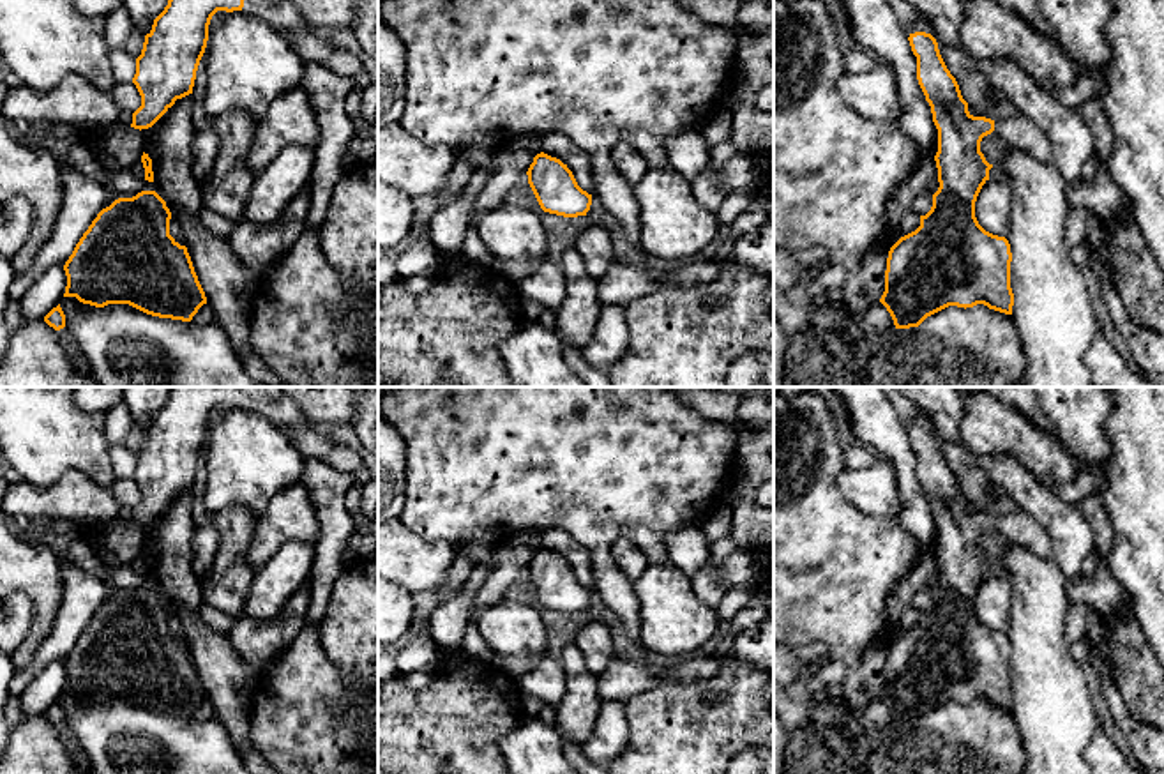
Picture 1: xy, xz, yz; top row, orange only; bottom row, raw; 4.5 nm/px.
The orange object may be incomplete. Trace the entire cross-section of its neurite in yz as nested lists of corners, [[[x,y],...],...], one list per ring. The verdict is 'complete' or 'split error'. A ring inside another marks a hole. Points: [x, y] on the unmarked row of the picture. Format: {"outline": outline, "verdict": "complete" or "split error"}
{"outline": [[[915,428],[908,433],[913,451],[917,452],[917,475],[931,502],[933,518],[938,525],[938,548],[934,551],[940,583],[933,590],[933,603],[920,611],[920,622],[901,633],[888,647],[885,666],[885,687],[880,698],[890,709],[896,725],[918,723],[927,712],[949,703],[973,703],[984,700],[989,705],[1012,710],[1014,689],[1010,684],[1010,640],[1005,633],[986,627],[975,613],[975,597],[982,581],[989,576],[989,560],[980,548],[984,532],[994,527],[994,516],[973,512],[968,498],[963,495],[956,474],[947,465],[938,438],[931,429]]], "verdict": "complete"}

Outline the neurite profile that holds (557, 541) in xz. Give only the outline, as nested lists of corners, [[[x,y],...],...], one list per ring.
[[[562,528],[540,532],[540,546],[560,555],[574,571],[578,581],[588,590],[595,590],[592,555],[588,550]]]

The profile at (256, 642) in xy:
[[[307,580],[272,620],[260,622],[240,613],[226,636],[244,661],[263,673],[306,627],[309,601]]]

